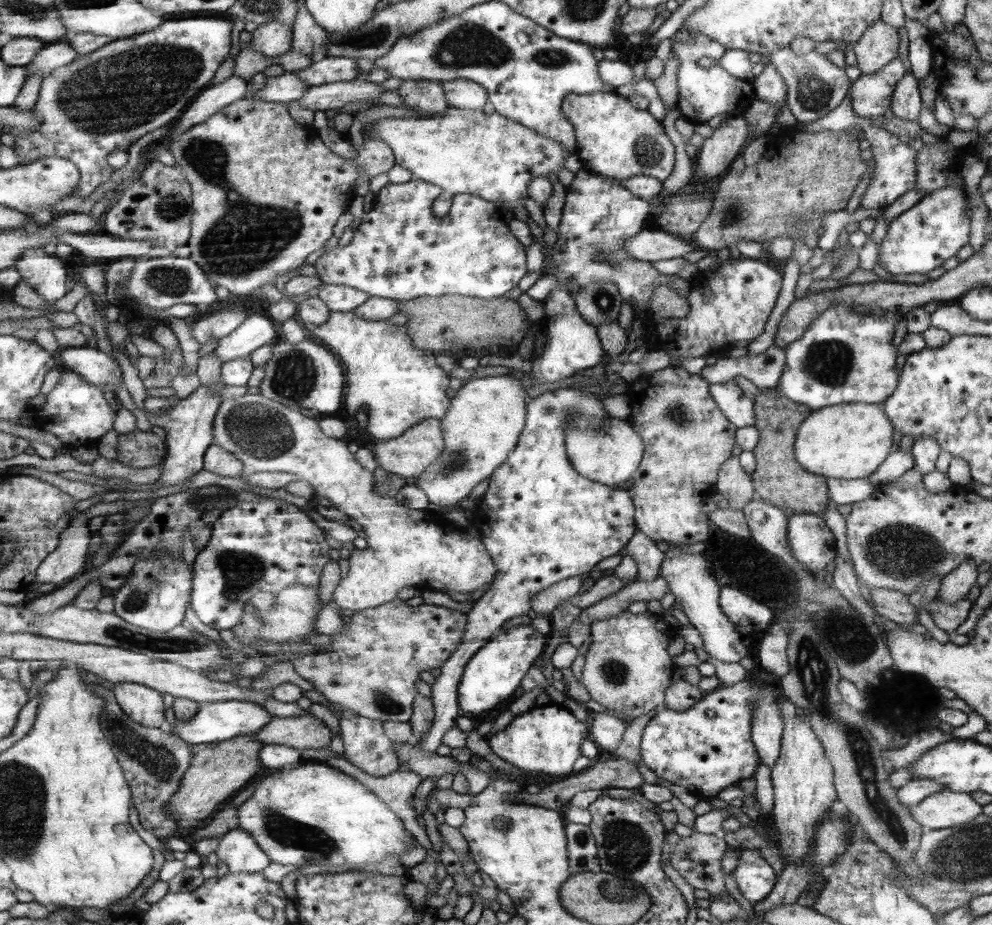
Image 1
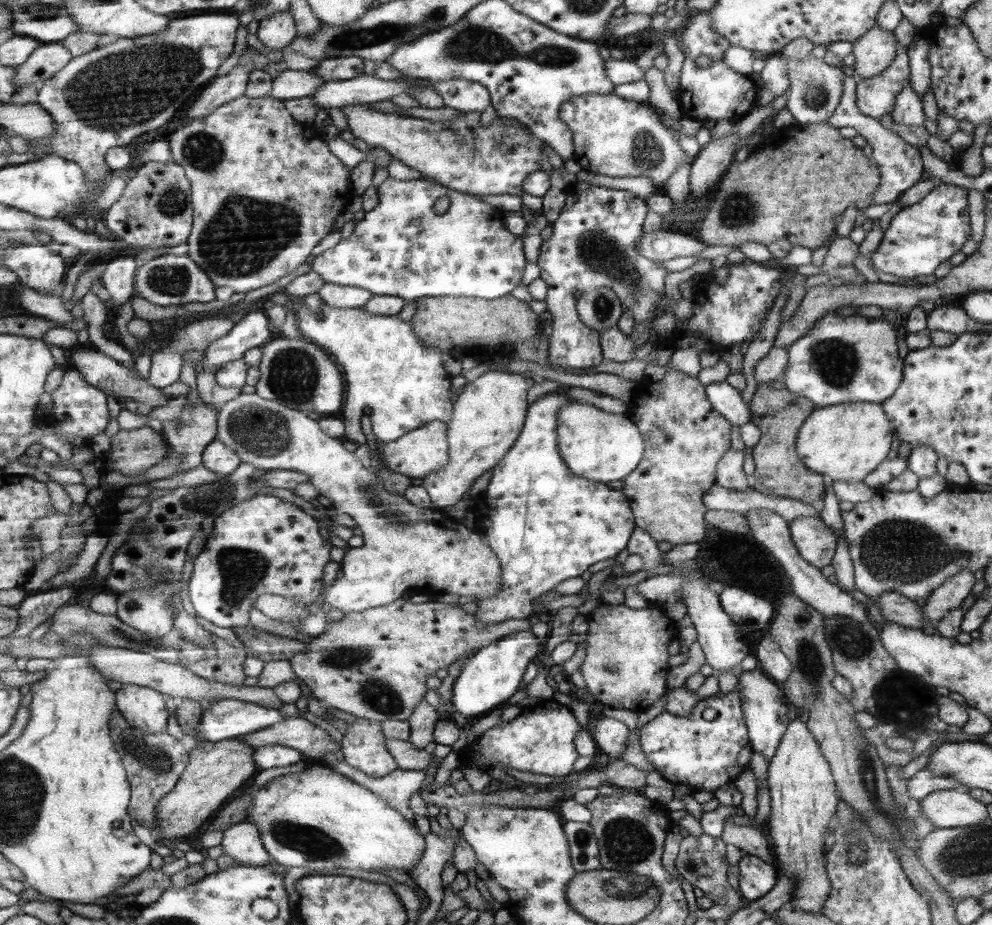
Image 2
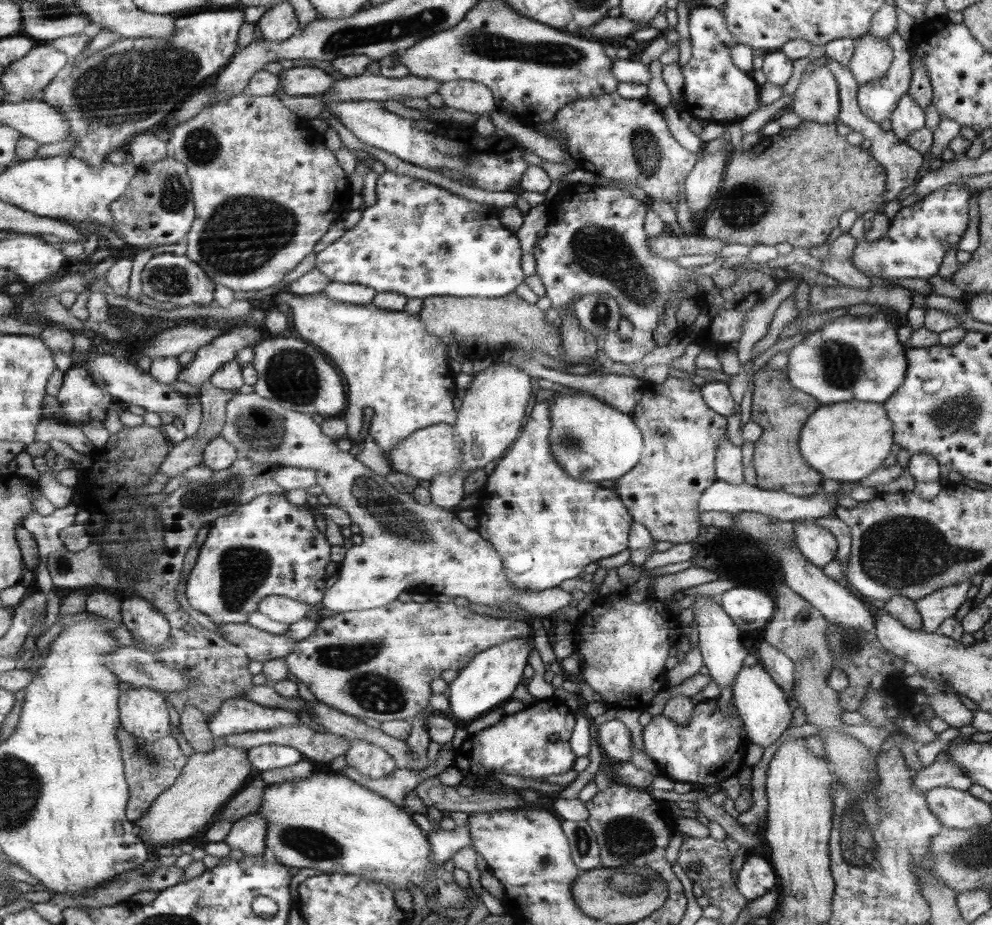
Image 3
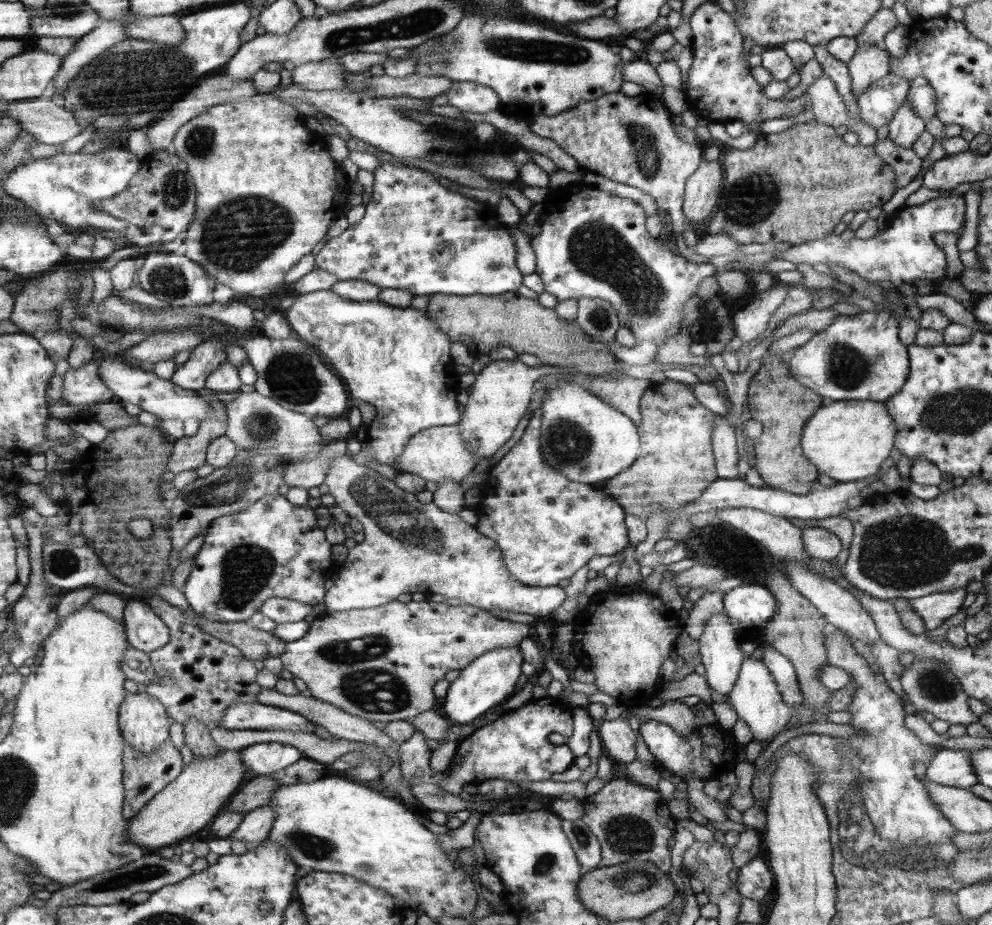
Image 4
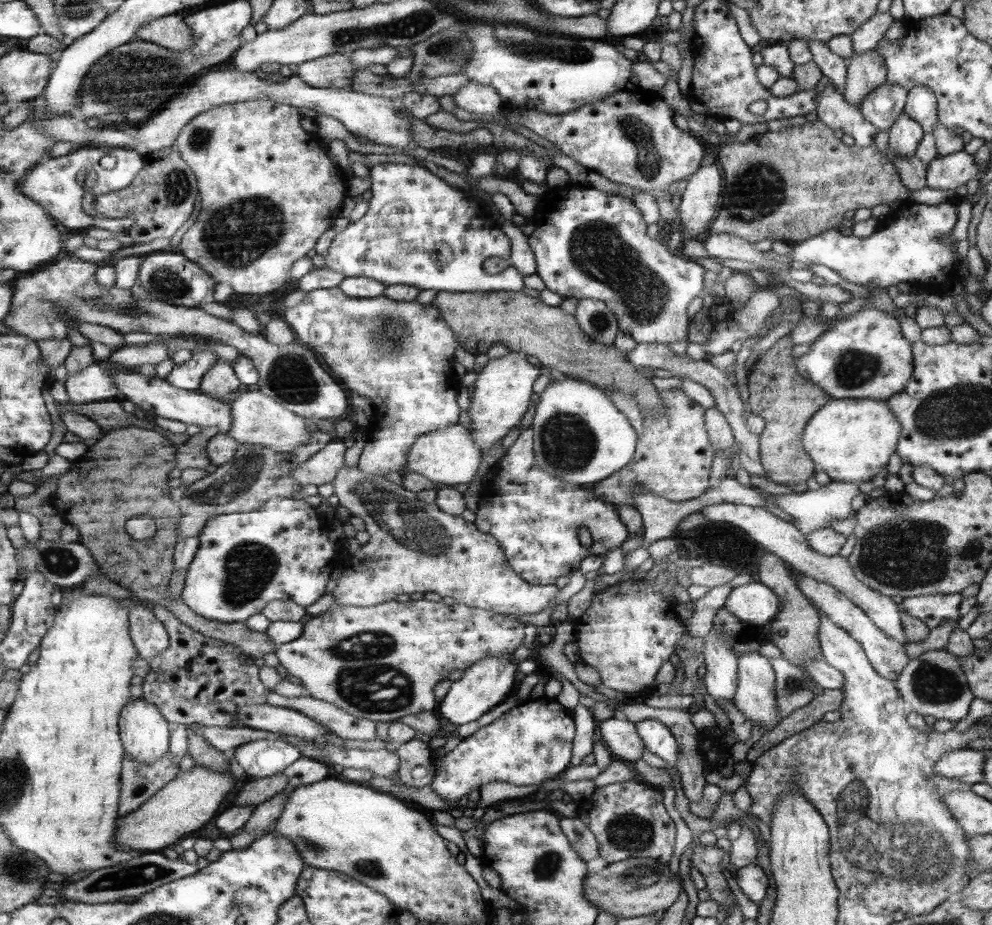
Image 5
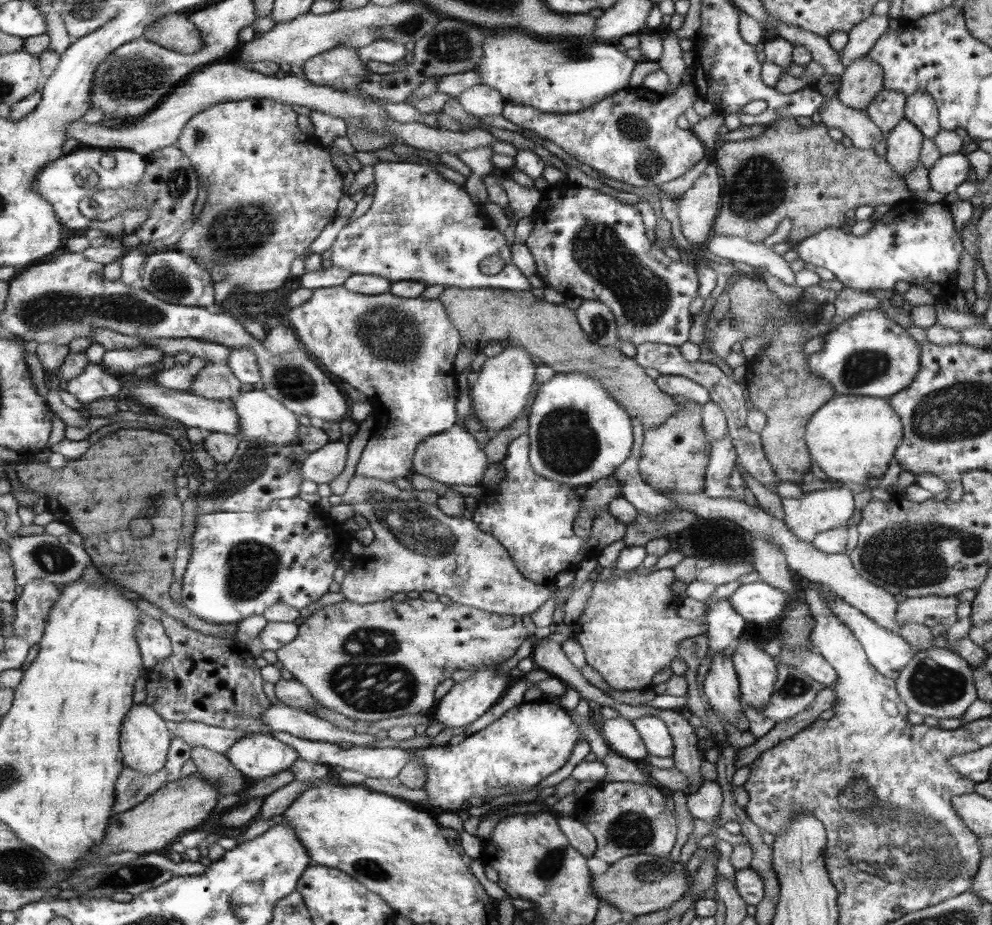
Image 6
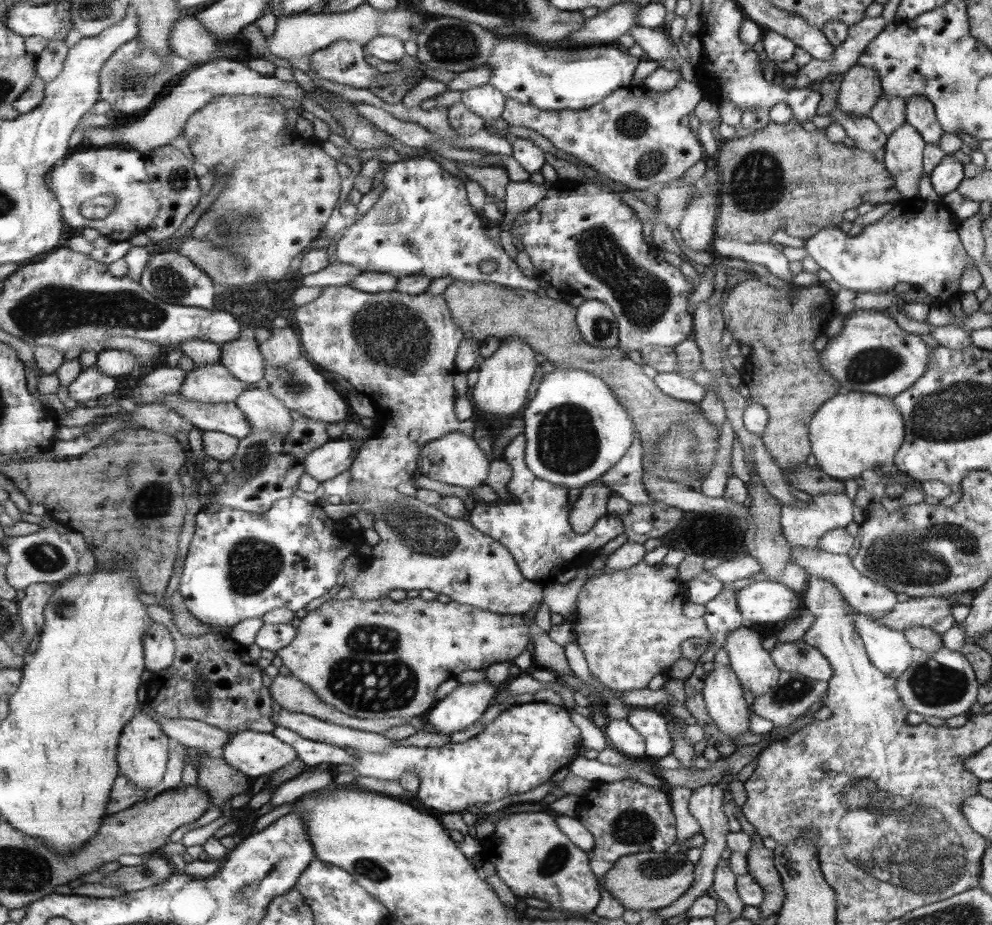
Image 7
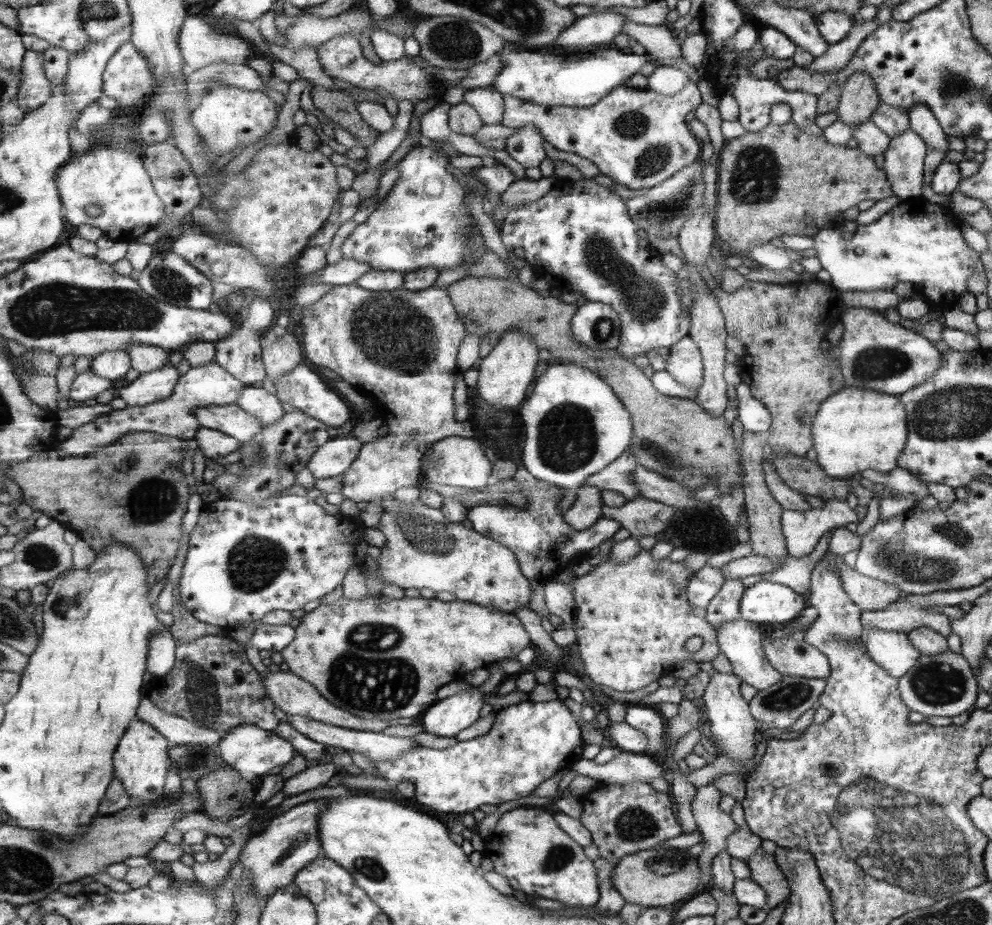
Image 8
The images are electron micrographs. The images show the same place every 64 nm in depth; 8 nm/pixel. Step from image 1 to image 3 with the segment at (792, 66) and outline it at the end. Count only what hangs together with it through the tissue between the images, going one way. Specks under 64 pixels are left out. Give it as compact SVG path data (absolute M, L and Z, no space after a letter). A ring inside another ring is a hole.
M824 65L812 73L806 73L806 69L802 71L802 82L793 92L794 98L790 104L792 112L798 115L802 122L816 122L818 124L836 125L838 114L842 111L842 105L839 100L839 85L834 72Z

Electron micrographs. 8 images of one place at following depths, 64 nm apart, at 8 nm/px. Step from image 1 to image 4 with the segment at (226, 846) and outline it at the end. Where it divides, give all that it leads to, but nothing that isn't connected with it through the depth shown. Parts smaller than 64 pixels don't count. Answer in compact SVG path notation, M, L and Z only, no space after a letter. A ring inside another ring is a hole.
M266 805L252 809L244 815L239 827L231 834L230 840L246 840L248 850L258 846L262 841L269 838L274 822L275 808Z

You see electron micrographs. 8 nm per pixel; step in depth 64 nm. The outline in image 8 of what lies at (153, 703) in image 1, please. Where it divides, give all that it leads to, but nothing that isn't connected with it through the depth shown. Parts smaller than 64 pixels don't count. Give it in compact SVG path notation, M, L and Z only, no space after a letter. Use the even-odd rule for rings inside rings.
M136 719L120 739L120 744L114 754L115 778L121 780L124 788L139 804L156 804L166 793L164 780L170 764L168 739L148 722Z

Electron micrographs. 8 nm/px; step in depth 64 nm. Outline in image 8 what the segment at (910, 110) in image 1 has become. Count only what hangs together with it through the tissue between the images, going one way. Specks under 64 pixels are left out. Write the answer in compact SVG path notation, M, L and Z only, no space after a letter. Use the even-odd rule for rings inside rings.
M908 128L902 134L891 138L891 145L884 153L884 170L887 172L888 182L891 182L895 196L901 199L918 197L922 194L924 184L923 167L927 145L916 132Z

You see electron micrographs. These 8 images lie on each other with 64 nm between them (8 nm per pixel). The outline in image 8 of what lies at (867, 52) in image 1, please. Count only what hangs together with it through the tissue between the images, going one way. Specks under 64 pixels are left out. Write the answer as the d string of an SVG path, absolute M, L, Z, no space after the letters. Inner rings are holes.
M855 72L841 85L841 97L835 113L848 127L868 123L879 109L881 98L875 81L867 72Z

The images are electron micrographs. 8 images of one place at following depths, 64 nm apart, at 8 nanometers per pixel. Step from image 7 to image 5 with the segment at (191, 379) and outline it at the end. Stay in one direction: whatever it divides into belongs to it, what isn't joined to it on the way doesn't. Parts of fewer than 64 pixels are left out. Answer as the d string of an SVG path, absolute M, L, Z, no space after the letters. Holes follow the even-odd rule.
M217 362L203 377L199 389L205 395L213 396L213 398L228 396L231 392L237 391L241 385L229 362Z

